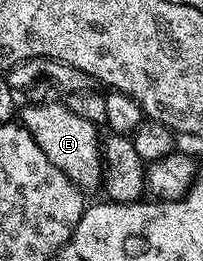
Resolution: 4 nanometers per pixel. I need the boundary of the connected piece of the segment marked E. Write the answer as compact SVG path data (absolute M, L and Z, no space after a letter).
M60 100L36 102L22 110L18 114L19 121L30 132L34 144L42 148L46 160L50 160L50 164L54 164L54 168L58 168L58 172L66 175L81 191L89 192L95 186L97 189L102 182L102 142L99 137L96 139L97 123L78 116Z

